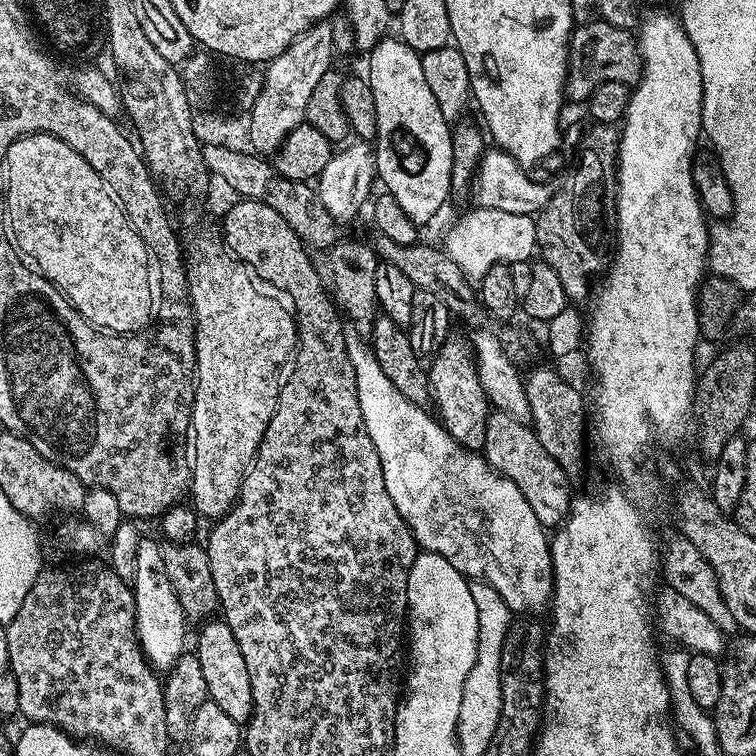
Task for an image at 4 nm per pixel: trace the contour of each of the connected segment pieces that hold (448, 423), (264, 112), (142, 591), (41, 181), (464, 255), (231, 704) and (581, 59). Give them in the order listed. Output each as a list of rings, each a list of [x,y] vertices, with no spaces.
[[[455,334],[449,335],[444,345],[437,348],[427,365],[430,400],[440,425],[448,431],[450,438],[457,440],[464,448],[480,450],[484,447],[490,405],[488,396],[478,380],[476,358],[471,343]]]
[[[321,22],[312,24],[298,39],[289,46],[282,54],[278,54],[272,60],[267,61],[265,72],[262,72],[262,83],[260,93],[255,102],[250,105],[250,144],[251,151],[257,154],[272,154],[280,147],[280,143],[299,124],[305,123],[306,102],[310,102],[310,94],[314,94],[314,86],[322,79],[332,67],[332,56],[334,57],[334,34],[331,23]]]
[[[148,538],[141,539],[137,547],[134,565],[134,595],[136,597],[136,637],[140,640],[140,649],[144,651],[145,658],[157,673],[167,673],[185,651],[186,617],[178,602],[178,594],[174,586],[170,586],[161,545],[159,543],[156,545]]]
[[[48,132],[16,139],[9,146],[4,163],[7,223],[17,251],[27,259],[34,257],[37,271],[55,285],[93,327],[128,336],[151,322],[156,298],[148,249],[125,216],[121,203],[110,194],[109,183],[101,171]]]
[[[473,207],[473,212],[468,212],[448,232],[448,237],[442,242],[442,248],[450,259],[458,264],[462,274],[472,282],[479,282],[483,275],[495,264],[511,265],[519,260],[528,260],[531,252],[537,251],[536,222],[532,216],[510,214],[503,210]]]
[[[209,618],[199,628],[194,651],[202,666],[202,675],[206,677],[208,698],[229,718],[234,718],[236,724],[247,725],[252,716],[254,700],[250,690],[250,674],[246,670],[246,658],[242,658],[242,650],[238,650],[238,638],[234,638],[234,630],[230,630],[223,618]]]
[[[592,18],[587,23],[573,27],[568,43],[568,77],[564,83],[564,95],[569,101],[586,102],[602,82],[635,85],[641,71],[638,40],[629,29],[619,28],[599,18]]]

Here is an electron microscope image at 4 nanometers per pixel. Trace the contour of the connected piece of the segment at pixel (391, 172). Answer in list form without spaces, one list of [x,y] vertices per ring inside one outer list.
[[[385,38],[379,40],[367,53],[368,72],[366,79],[374,94],[374,110],[377,116],[377,134],[374,141],[376,153],[376,174],[379,183],[406,210],[406,214],[418,226],[424,226],[427,220],[436,216],[436,211],[447,202],[452,192],[452,128],[446,118],[442,118],[442,110],[438,110],[438,102],[426,82],[426,74],[422,74],[421,53],[416,52],[401,38]]]

